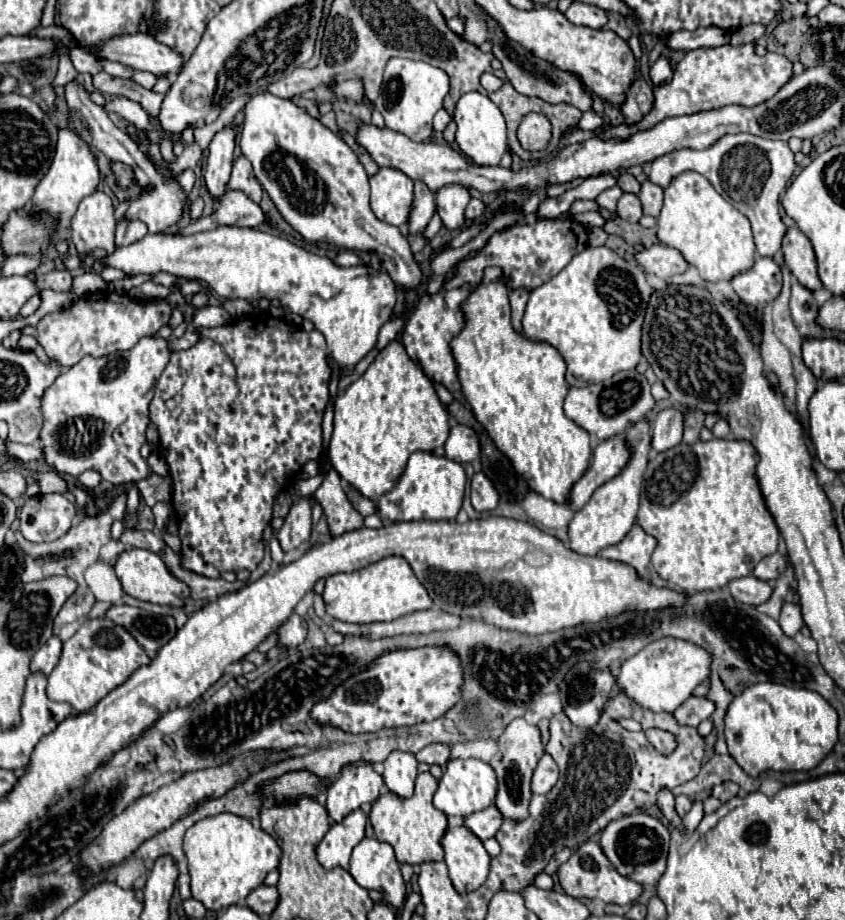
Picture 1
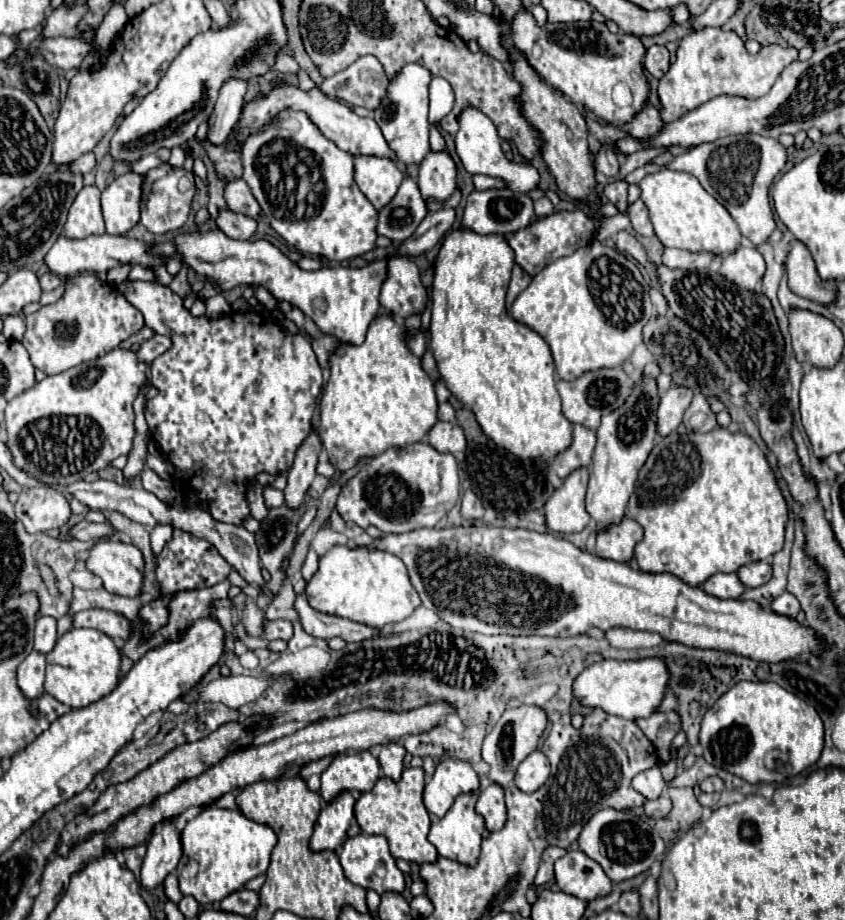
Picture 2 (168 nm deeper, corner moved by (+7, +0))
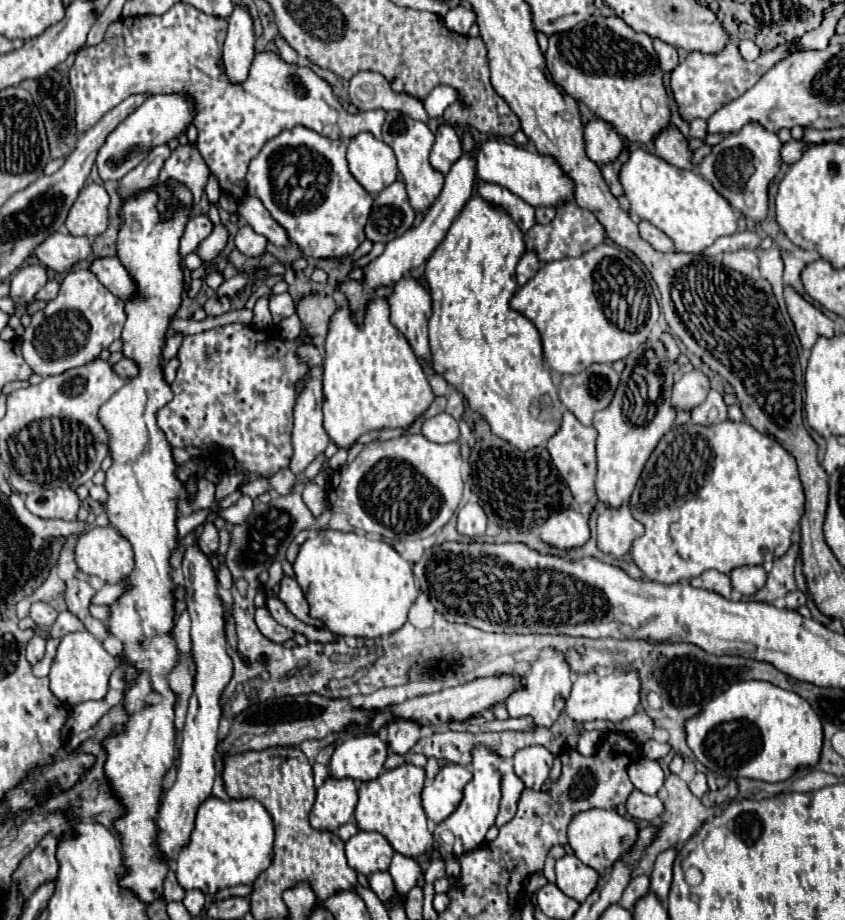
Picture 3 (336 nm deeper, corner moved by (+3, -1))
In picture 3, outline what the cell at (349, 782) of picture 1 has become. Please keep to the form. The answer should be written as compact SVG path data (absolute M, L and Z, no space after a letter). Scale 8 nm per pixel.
M356 735L336 745L330 759L330 775L334 779L374 781L386 761L388 749L378 735Z

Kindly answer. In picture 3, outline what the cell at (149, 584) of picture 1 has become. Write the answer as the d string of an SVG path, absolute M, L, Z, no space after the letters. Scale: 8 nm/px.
M92 527L78 537L76 563L86 575L96 575L114 585L130 577L134 551L130 541L114 527Z

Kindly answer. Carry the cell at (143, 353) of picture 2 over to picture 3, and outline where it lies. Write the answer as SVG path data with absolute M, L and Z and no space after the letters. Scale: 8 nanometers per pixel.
M128 357L122 359L122 361L118 361L114 365L114 369L116 369L116 373L120 377L136 377L140 373L140 365L134 359L128 359Z

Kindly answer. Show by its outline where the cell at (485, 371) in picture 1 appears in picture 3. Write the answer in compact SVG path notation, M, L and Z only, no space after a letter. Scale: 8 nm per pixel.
M472 195L470 201L464 205L462 213L458 215L458 219L450 225L446 237L442 239L442 243L436 247L436 251L432 253L432 257L428 259L428 273L426 273L426 281L430 287L430 295L432 295L432 317L430 317L430 351L432 351L432 365L434 371L438 375L442 375L456 391L460 391L466 399L472 411L480 413L488 423L494 435L502 437L504 441L510 441L514 447L528 451L534 447L540 447L542 443L546 443L550 437L554 437L562 425L562 403L558 399L558 389L552 381L552 373L544 363L544 351L542 351L542 339L538 329L534 327L532 321L528 321L524 315L520 315L518 311L510 309L510 299L518 289L516 283L516 265L520 261L520 257L524 255L524 239L522 239L522 231L516 227L516 223L508 217L506 211L502 211L500 207L492 207L488 205L484 199L480 199L478 195Z

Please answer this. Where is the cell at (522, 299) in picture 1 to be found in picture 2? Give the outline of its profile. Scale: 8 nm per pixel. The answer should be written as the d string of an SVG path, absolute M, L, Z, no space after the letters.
M518 264L512 270L512 280L508 286L508 296L506 296L506 308L512 306L512 302L516 300L516 296L530 284L530 276L526 276L526 272L522 272L522 268L518 268Z

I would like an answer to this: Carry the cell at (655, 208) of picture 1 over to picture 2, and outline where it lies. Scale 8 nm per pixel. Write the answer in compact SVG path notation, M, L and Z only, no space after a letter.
M636 200L630 206L630 222L632 222L632 230L638 236L654 236L654 230L652 230L650 218L648 218L648 210L642 204L642 200Z

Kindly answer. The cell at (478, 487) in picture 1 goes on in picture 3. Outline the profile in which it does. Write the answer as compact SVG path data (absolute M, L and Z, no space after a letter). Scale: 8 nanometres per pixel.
M466 503L458 513L458 533L476 539L486 531L486 513L478 503Z

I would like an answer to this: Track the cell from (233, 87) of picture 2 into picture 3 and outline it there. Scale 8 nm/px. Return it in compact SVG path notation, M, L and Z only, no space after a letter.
M248 7L234 9L228 19L228 37L224 41L224 67L230 83L242 83L248 77L254 59L254 23Z

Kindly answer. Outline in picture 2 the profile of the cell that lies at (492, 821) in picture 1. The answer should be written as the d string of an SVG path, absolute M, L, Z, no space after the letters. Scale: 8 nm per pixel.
M490 784L486 790L482 790L476 810L486 818L486 828L490 832L500 830L506 824L504 788L498 788L498 784Z

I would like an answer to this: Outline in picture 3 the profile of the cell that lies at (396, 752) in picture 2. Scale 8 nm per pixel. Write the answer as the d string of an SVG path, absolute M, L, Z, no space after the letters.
M394 721L386 727L388 749L396 755L406 755L420 739L420 725L412 721Z

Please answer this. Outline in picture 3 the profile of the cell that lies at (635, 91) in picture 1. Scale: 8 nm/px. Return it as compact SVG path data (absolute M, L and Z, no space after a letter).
M672 125L662 129L656 139L654 139L654 153L664 159L670 165L682 167L682 169L692 169L690 157L692 153L688 151L688 141L686 137Z

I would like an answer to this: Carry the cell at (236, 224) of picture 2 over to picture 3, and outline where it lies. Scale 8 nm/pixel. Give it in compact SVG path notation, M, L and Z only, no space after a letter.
M244 225L234 235L234 243L236 243L238 251L242 251L248 257L254 257L254 255L262 255L266 251L268 241L266 241L266 237L254 233L254 229L250 225Z

